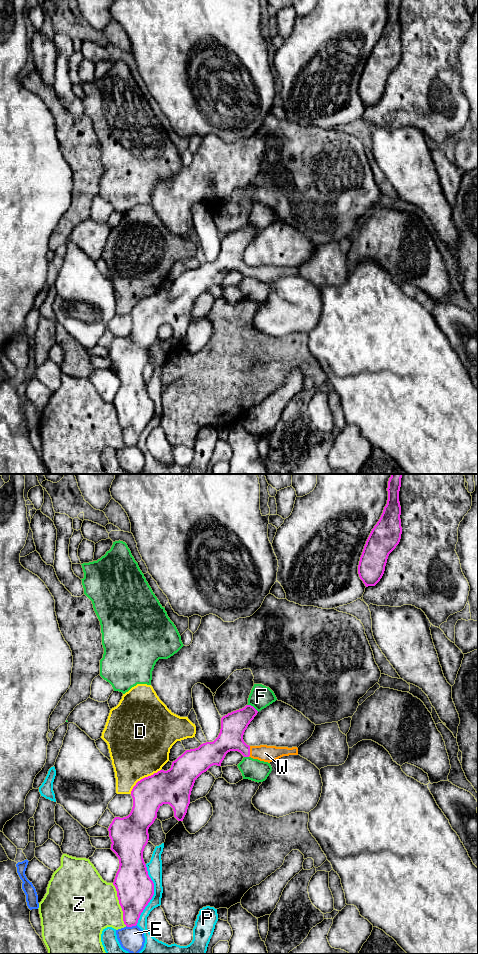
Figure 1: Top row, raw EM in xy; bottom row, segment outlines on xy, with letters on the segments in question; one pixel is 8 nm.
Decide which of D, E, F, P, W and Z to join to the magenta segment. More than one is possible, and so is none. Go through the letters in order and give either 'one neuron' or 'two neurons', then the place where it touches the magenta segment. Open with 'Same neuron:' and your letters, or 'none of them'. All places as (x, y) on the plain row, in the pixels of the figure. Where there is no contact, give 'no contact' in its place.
Same neuron: W
D: two neurons | xy (143, 298)
E: two neurons | xy (131, 446)
F: two neurons | xy (253, 227)
P: two neurons | xy (153, 414)
W: one neuron | xy (249, 271)
Z: two neurons | xy (119, 423)

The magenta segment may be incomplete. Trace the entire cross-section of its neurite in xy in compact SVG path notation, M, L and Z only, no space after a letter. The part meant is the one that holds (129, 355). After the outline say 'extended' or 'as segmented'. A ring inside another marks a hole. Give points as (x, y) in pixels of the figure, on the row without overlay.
M246 225L242 229L223 236L220 253L213 262L206 262L198 268L186 270L172 282L169 290L160 290L138 301L131 311L133 327L130 334L123 338L115 337L113 339L108 348L112 362L110 369L116 374L120 384L113 405L116 408L119 424L123 431L123 441L127 447L137 445L141 433L154 415L154 403L148 395L143 371L149 360L148 349L157 338L159 328L163 324L169 324L173 328L174 337L178 341L183 341L190 324L190 315L195 300L211 286L221 286L226 274L230 271L238 271L244 277L268 283L283 276L298 275L297 267L249 266L244 262L244 252L257 233L258 231L253 226Z | extended

